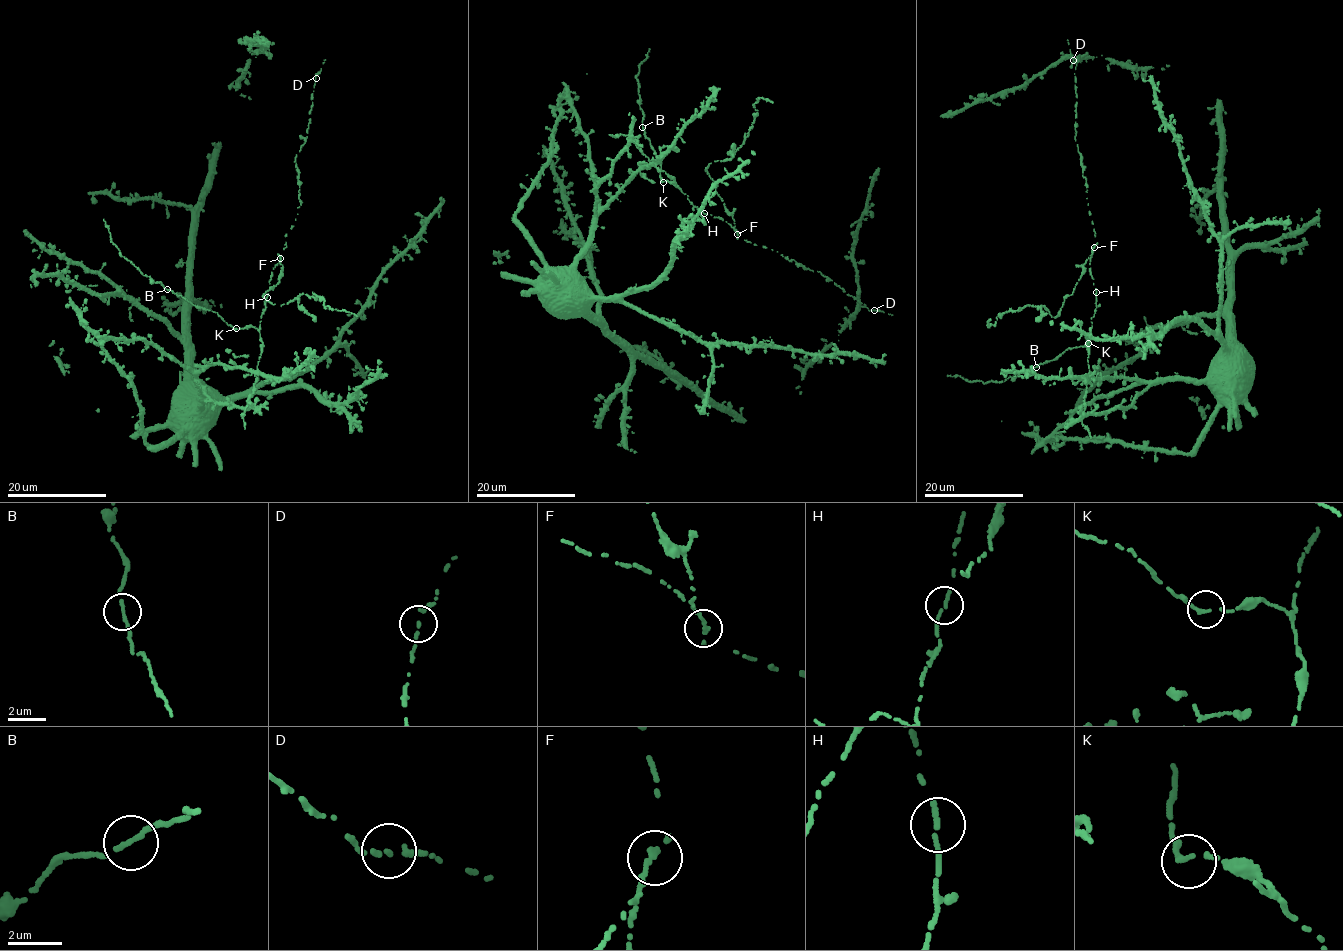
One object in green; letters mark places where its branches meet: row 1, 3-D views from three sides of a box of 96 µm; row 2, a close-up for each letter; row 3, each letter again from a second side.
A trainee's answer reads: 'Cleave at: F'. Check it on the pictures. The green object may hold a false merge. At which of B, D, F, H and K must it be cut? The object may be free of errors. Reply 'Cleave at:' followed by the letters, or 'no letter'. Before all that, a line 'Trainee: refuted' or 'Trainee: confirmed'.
Trainee: confirmed
Cleave at: F

